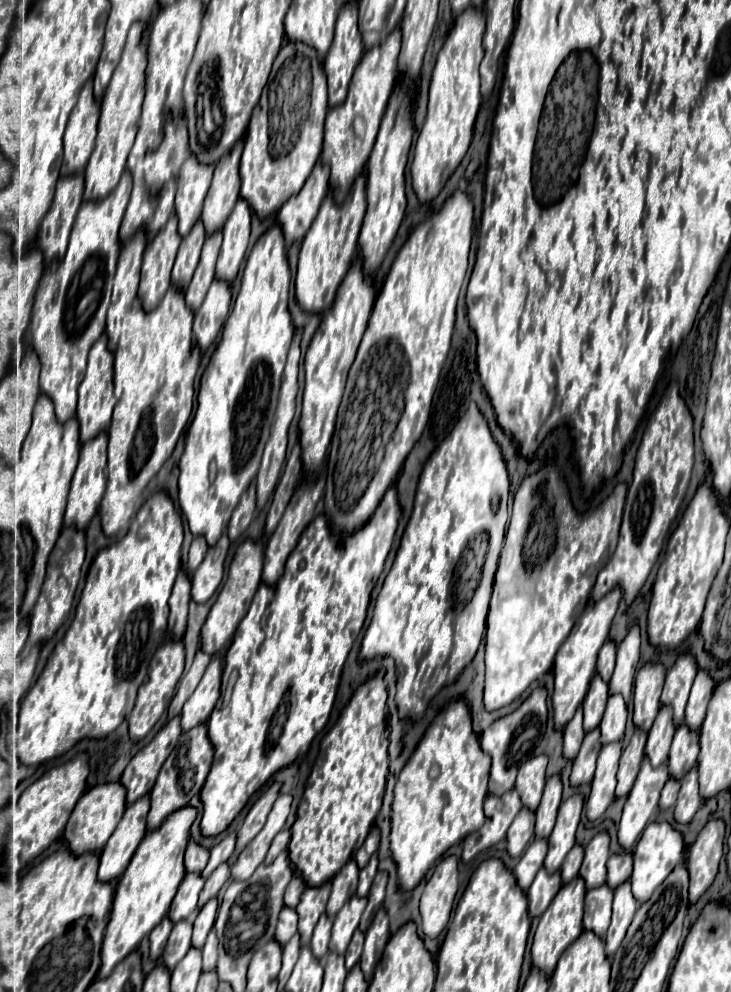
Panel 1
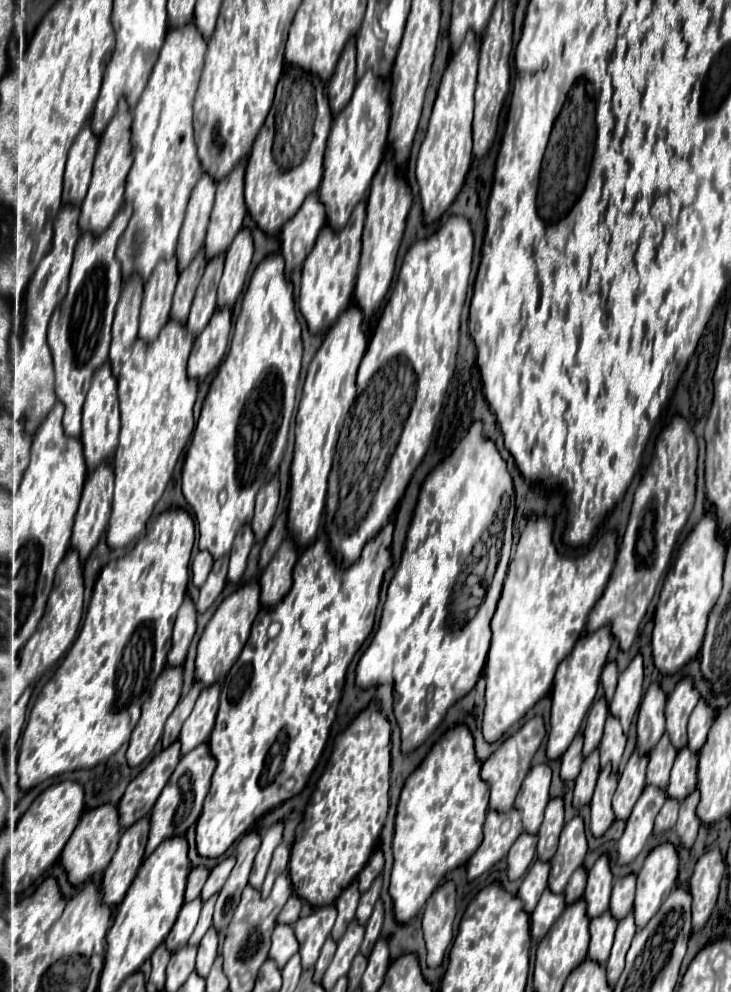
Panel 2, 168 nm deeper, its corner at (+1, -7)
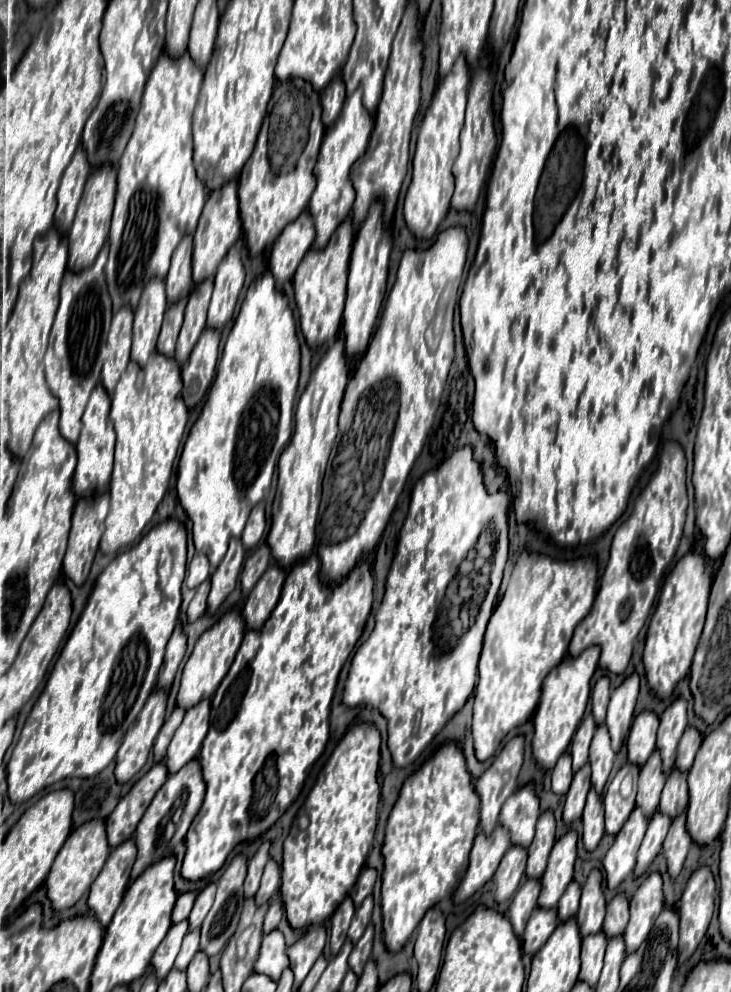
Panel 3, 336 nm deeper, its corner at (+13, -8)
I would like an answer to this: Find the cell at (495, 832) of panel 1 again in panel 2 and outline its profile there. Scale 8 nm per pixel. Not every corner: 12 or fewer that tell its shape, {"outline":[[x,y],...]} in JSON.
{"outline":[[517,809],[489,811],[469,879],[491,869],[521,833]]}

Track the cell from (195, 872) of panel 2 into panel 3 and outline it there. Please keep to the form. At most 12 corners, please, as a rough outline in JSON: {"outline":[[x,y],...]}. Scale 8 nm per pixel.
{"outline":[[179,894],[173,910],[173,924],[187,920],[195,894]]}

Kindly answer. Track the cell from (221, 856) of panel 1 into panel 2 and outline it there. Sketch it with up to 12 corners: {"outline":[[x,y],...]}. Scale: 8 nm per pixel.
{"outline":[[235,857],[223,859],[211,869],[209,879],[201,891],[207,901],[213,893],[221,891],[229,877]]}

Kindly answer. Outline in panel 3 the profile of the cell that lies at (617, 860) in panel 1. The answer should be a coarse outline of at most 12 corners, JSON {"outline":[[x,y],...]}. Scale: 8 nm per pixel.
{"outline":[[617,894],[607,904],[603,932],[621,936],[629,922],[629,900]]}

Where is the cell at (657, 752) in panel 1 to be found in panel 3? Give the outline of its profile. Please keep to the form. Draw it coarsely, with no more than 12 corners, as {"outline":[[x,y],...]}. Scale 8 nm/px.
{"outline":[[659,750],[639,774],[637,806],[647,818],[665,786]]}

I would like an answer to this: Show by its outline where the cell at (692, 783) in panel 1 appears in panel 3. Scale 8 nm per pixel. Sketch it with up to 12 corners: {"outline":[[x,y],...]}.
{"outline":[[685,814],[673,820],[663,854],[671,880],[679,876],[691,836]]}

